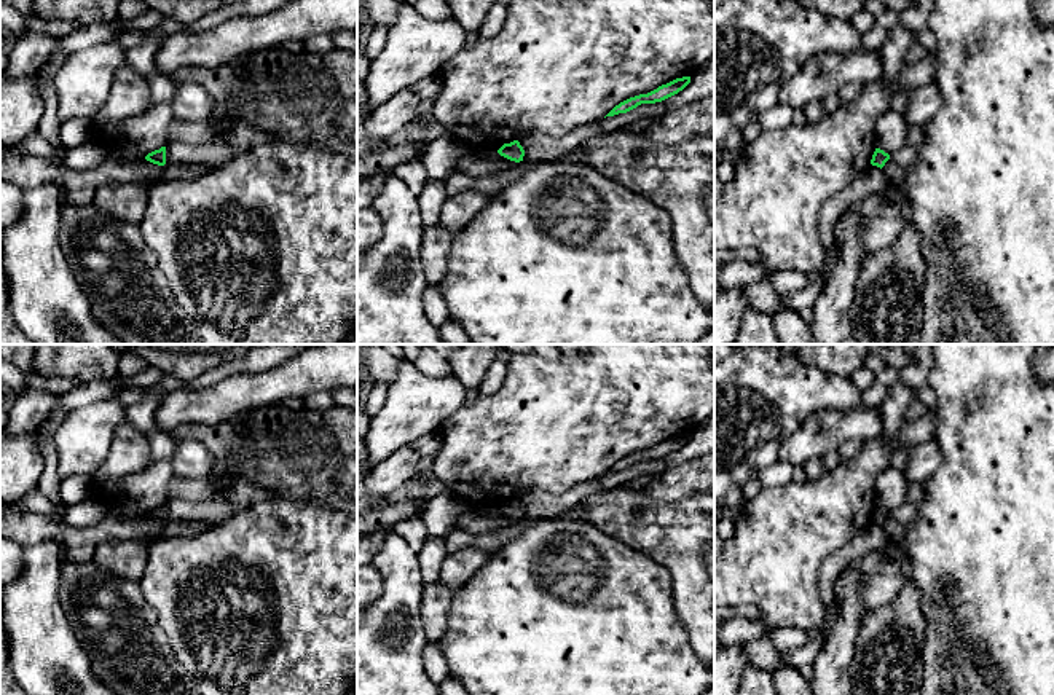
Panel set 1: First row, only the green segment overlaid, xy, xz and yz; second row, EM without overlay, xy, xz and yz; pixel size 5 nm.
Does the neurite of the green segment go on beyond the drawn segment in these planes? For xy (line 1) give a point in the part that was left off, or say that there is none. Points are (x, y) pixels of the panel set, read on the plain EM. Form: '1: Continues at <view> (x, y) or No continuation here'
1: No continuation here

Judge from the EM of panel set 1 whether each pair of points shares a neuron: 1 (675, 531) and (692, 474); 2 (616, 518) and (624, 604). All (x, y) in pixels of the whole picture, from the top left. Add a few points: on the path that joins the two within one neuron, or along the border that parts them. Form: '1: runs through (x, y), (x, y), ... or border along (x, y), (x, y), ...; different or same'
1: border along (697, 493), (678, 501), (651, 501), (646, 498); different
2: border along (584, 522), (651, 557); different

